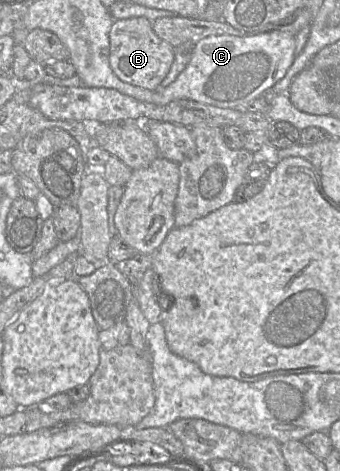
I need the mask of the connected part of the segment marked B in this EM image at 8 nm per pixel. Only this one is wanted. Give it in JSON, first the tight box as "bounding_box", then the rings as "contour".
{"bounding_box":[109,17,175,90],"contour":[[[145,17],[114,20],[109,32],[109,63],[113,73],[133,86],[156,90],[171,69],[175,48],[160,39]]]}

